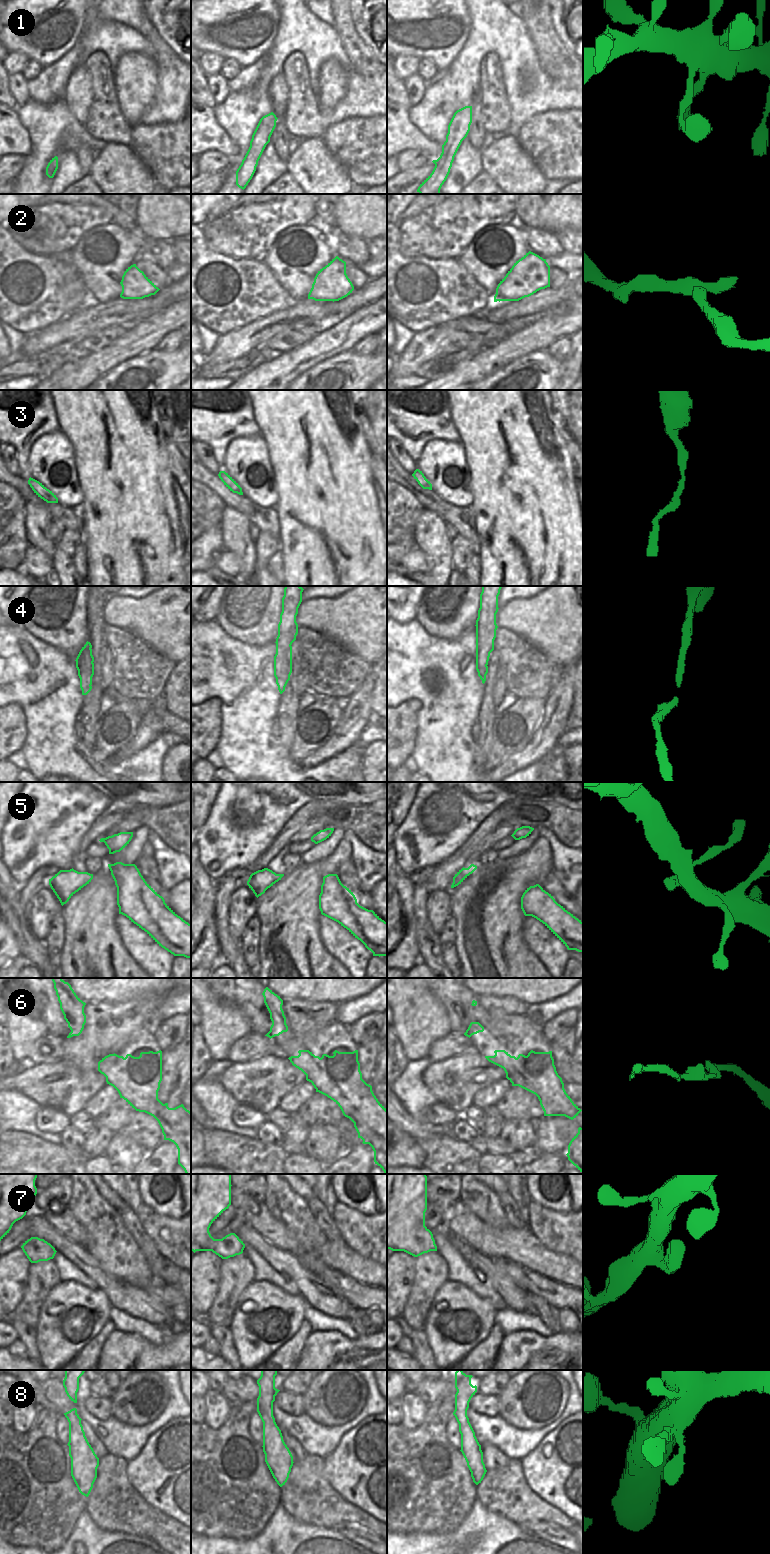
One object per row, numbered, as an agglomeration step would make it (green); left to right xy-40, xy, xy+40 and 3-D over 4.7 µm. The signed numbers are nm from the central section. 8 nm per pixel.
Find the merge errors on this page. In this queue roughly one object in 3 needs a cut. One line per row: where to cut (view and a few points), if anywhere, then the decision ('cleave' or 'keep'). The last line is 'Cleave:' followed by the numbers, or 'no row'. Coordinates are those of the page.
1: no cut | keep
2: no cut | keep
3: no cut | keep
4: no cut | keep
5: no cut | keep
6: no cut | keep
7: no cut | keep
8: no cut | keep
Cleave: no row

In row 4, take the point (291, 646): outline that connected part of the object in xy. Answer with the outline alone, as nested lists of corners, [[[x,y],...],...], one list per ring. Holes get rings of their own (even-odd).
[[[285,586],[282,598],[282,612],[278,624],[278,636],[276,638],[276,654],[274,656],[274,676],[280,694],[290,680],[292,673],[292,643],[298,634],[296,616],[302,602],[301,586]]]

